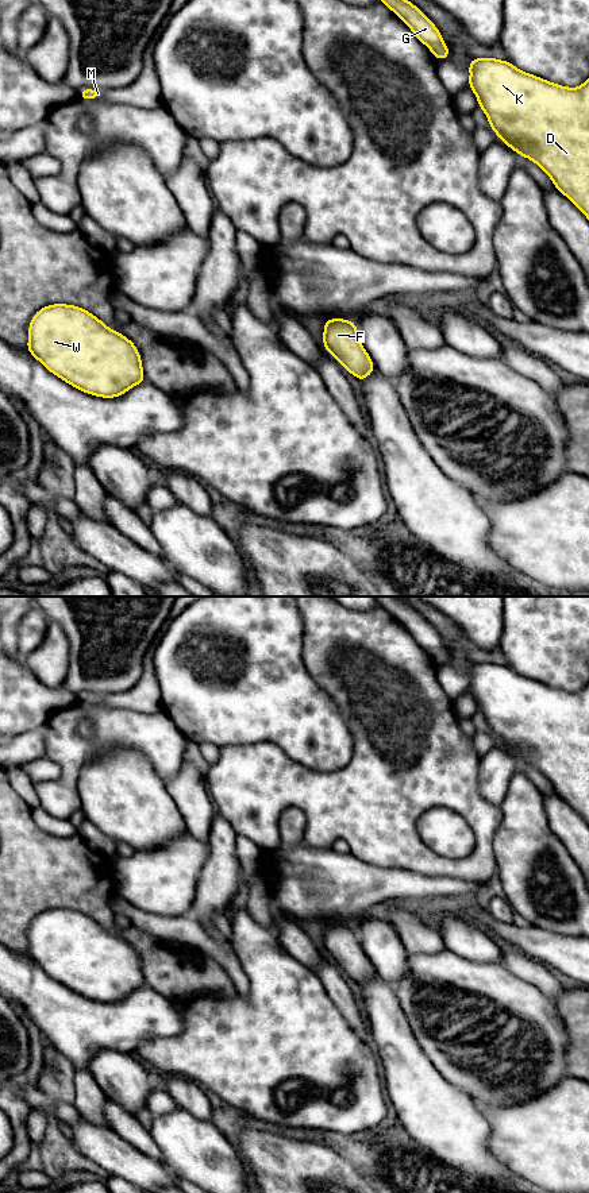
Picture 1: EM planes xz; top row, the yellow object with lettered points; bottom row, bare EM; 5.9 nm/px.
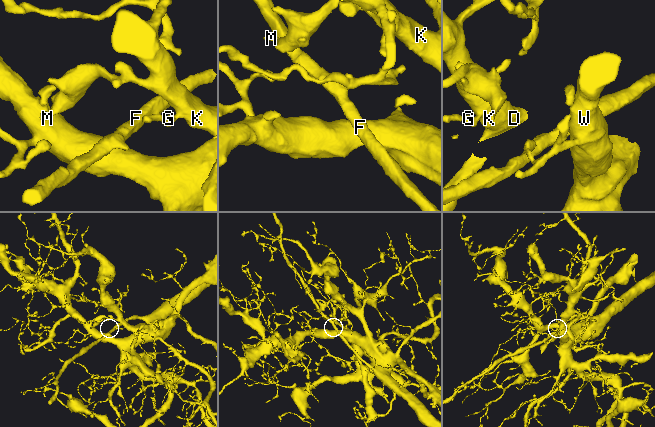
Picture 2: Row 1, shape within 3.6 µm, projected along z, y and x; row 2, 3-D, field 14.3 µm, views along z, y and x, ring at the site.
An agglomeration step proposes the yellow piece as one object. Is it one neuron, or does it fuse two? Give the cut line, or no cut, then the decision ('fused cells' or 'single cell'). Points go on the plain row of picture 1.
cut none; single cell

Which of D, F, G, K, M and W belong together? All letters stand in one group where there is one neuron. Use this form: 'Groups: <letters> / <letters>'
Groups: D F G K M W

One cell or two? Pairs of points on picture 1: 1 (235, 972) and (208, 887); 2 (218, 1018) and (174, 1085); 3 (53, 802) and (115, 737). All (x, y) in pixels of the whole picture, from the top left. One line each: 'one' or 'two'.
1: two
2: two
3: one

